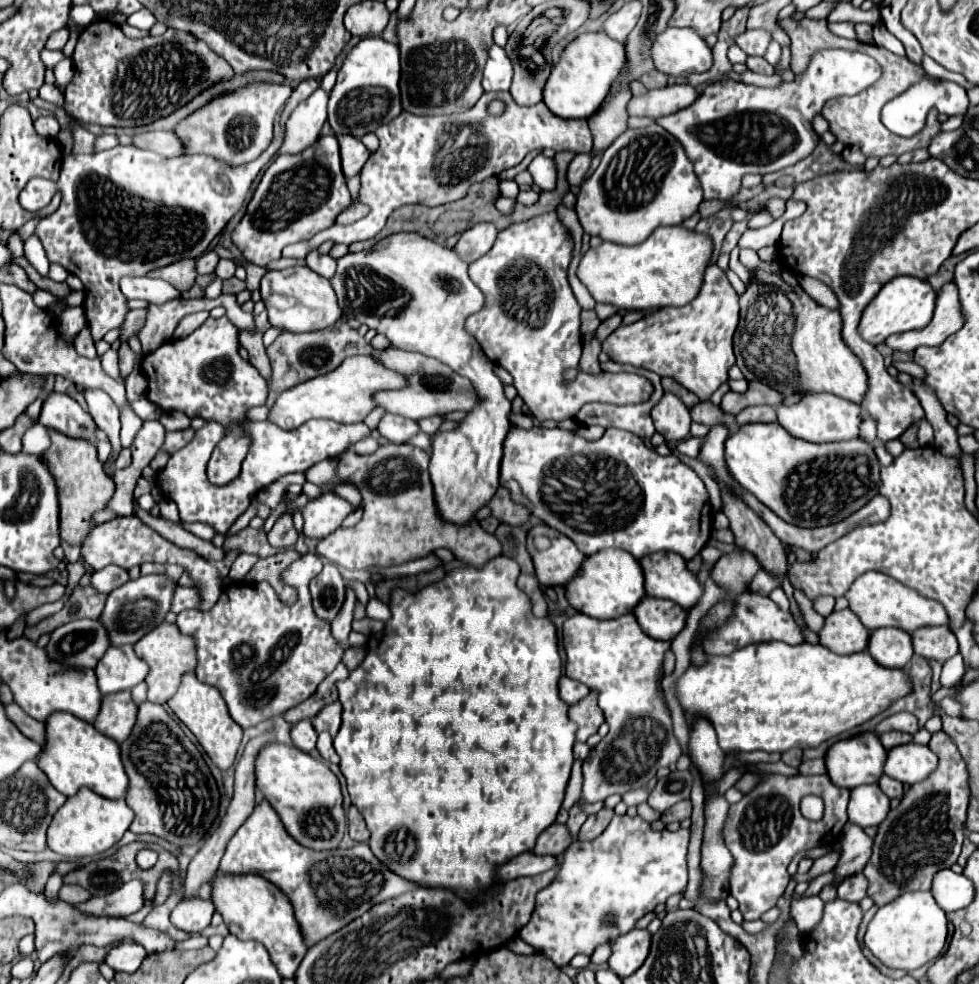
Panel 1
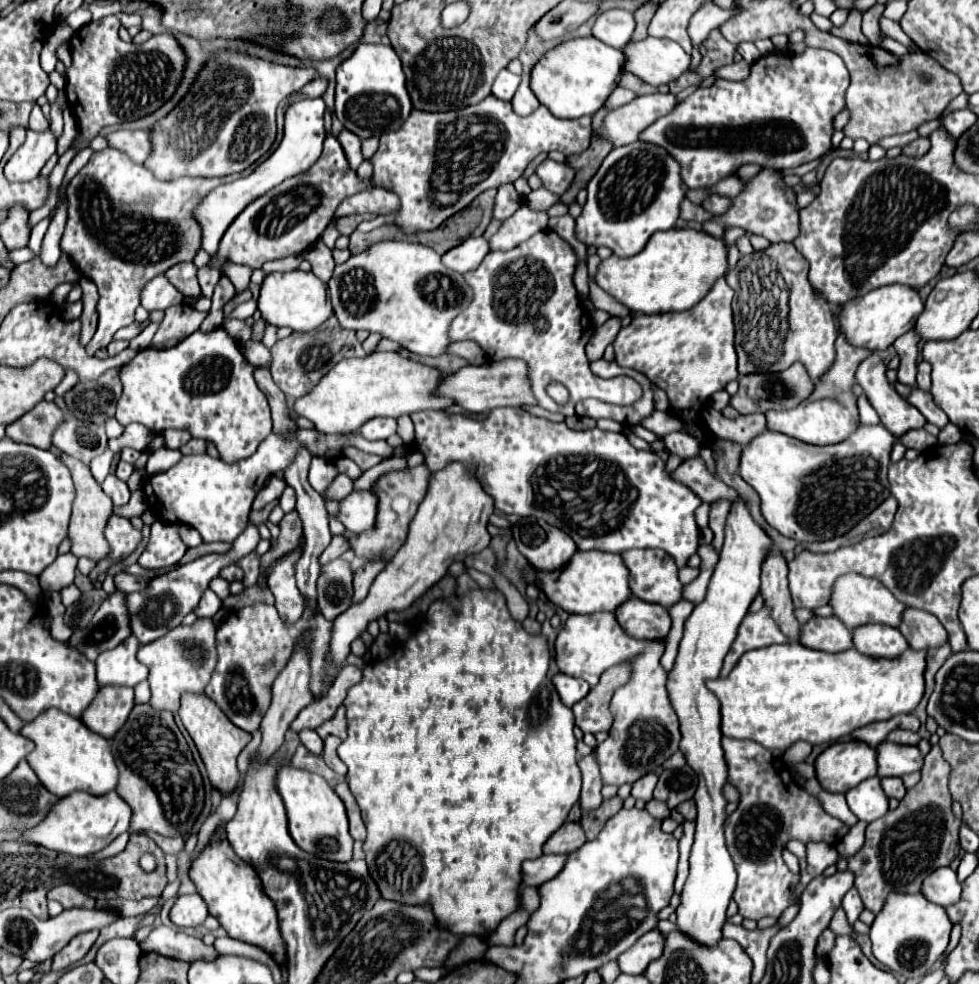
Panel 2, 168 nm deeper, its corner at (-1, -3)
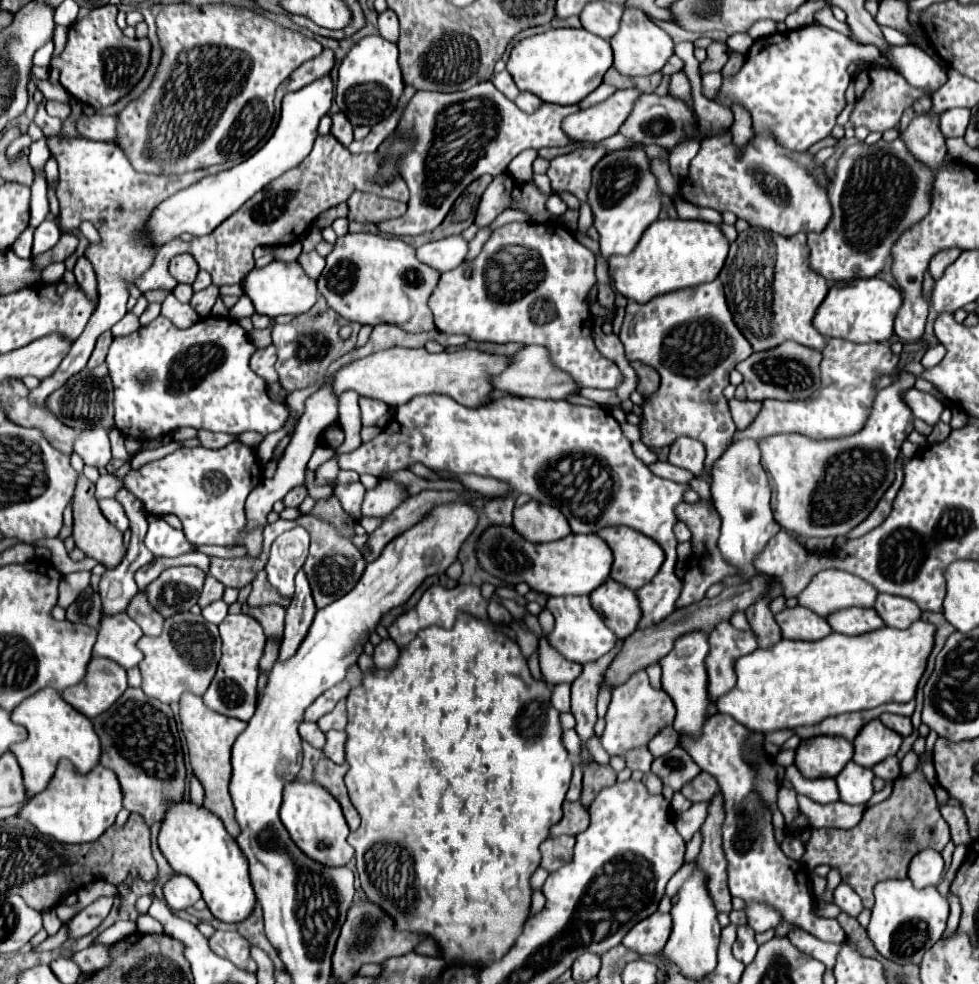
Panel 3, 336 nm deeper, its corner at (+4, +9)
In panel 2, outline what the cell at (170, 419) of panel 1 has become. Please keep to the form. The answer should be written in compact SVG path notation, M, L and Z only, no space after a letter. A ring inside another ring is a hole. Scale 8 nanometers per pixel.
M178 429L166 431L166 433L162 433L162 437L166 439L166 447L170 447L170 449L178 449L180 445L184 445L190 439L190 435L186 431L178 431Z

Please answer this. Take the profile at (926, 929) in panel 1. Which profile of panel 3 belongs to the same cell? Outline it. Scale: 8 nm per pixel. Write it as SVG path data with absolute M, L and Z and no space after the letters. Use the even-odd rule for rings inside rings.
M885 879L875 885L875 907L867 925L875 949L889 961L921 963L921 957L943 935L949 917L949 903L935 887L915 889L909 879Z

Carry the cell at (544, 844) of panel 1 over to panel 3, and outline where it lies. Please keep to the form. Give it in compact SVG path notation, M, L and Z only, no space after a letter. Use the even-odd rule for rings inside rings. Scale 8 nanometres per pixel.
M565 801L563 803L563 817L559 823L555 823L551 827L551 837L559 837L559 835L579 835L585 827L589 827L589 813L587 809L575 801Z

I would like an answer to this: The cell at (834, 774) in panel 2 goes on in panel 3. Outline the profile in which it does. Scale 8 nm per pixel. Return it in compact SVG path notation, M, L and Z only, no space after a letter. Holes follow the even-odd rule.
M819 735L801 741L797 747L795 765L809 779L837 777L853 759L853 753L855 749L851 741L833 735Z

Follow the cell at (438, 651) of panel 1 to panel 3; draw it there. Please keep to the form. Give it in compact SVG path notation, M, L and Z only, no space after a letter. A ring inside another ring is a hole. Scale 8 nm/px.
M465 611L457 615L453 629L443 629L437 625L421 629L417 637L399 651L399 659L391 669L369 669L363 673L361 685L351 689L347 695L349 723L345 729L345 759L349 763L349 771L345 775L345 785L349 789L353 807L361 815L361 827L349 835L349 843L357 855L361 887L369 901L383 907L395 919L397 929L427 933L429 937L437 939L447 963L463 961L485 967L493 961L499 961L511 949L523 929L525 919L529 917L529 877L541 861L539 845L549 837L549 827L561 819L561 805L573 773L573 761L569 759L569 751L563 745L563 727L559 715L561 713L551 705L551 687L543 679L535 679L529 673L527 659L521 653L517 641L509 639L501 625L487 619L477 619Z

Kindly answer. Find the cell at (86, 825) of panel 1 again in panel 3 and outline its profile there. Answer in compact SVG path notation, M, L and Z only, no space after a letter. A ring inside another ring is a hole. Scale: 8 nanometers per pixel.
M61 761L53 783L45 791L37 793L17 813L17 817L25 819L43 835L49 835L61 843L89 843L99 839L115 823L117 813L123 809L121 801L121 785L111 769L97 765L87 775L79 775L67 761Z

